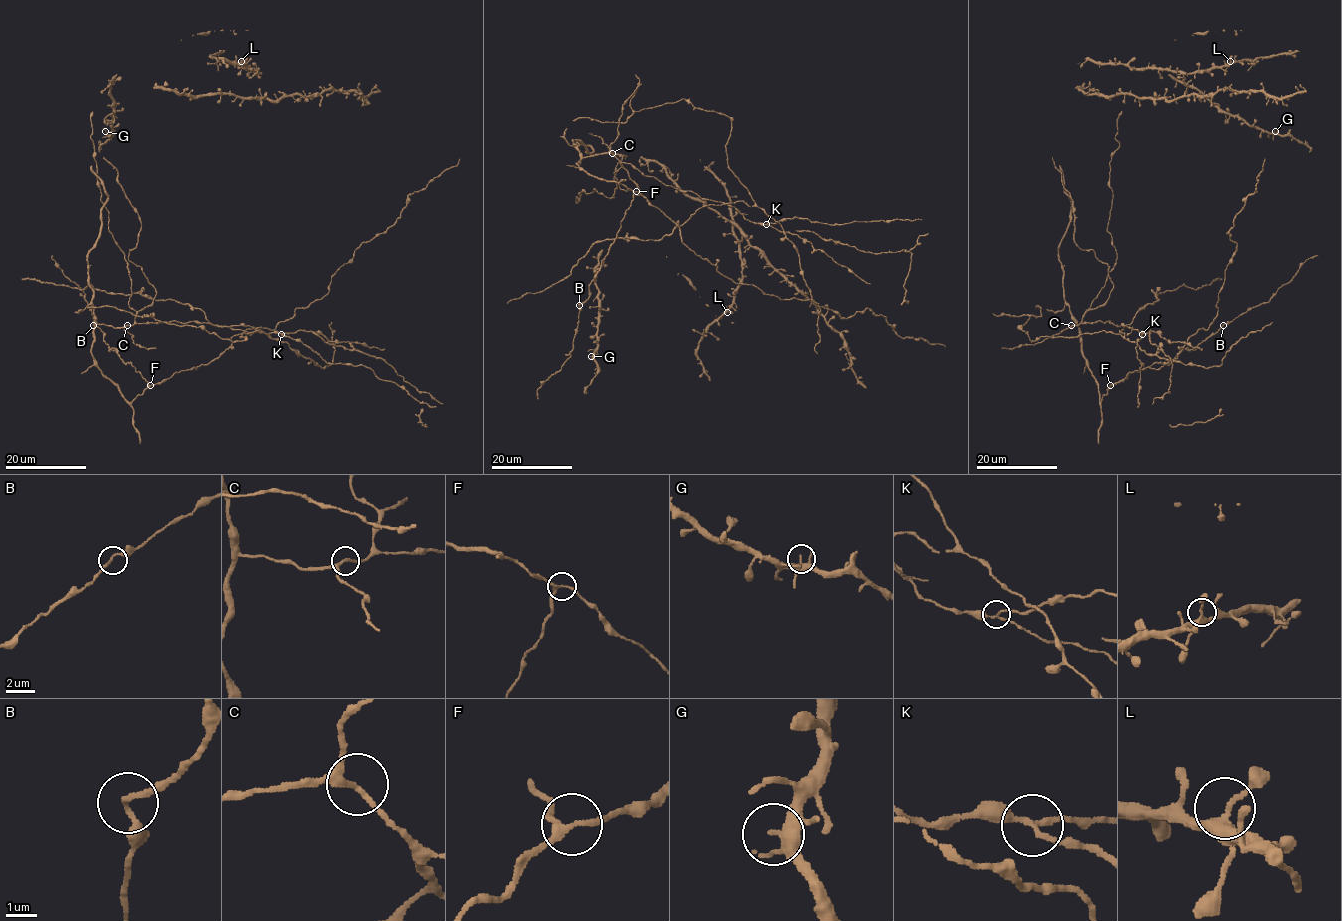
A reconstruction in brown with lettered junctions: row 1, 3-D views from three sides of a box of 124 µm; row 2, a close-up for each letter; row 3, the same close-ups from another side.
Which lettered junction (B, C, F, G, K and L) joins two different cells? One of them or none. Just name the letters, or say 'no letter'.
K

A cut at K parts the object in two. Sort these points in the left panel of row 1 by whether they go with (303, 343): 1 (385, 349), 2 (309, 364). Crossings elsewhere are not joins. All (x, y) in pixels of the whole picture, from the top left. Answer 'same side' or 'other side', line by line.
1: other side
2: other side

